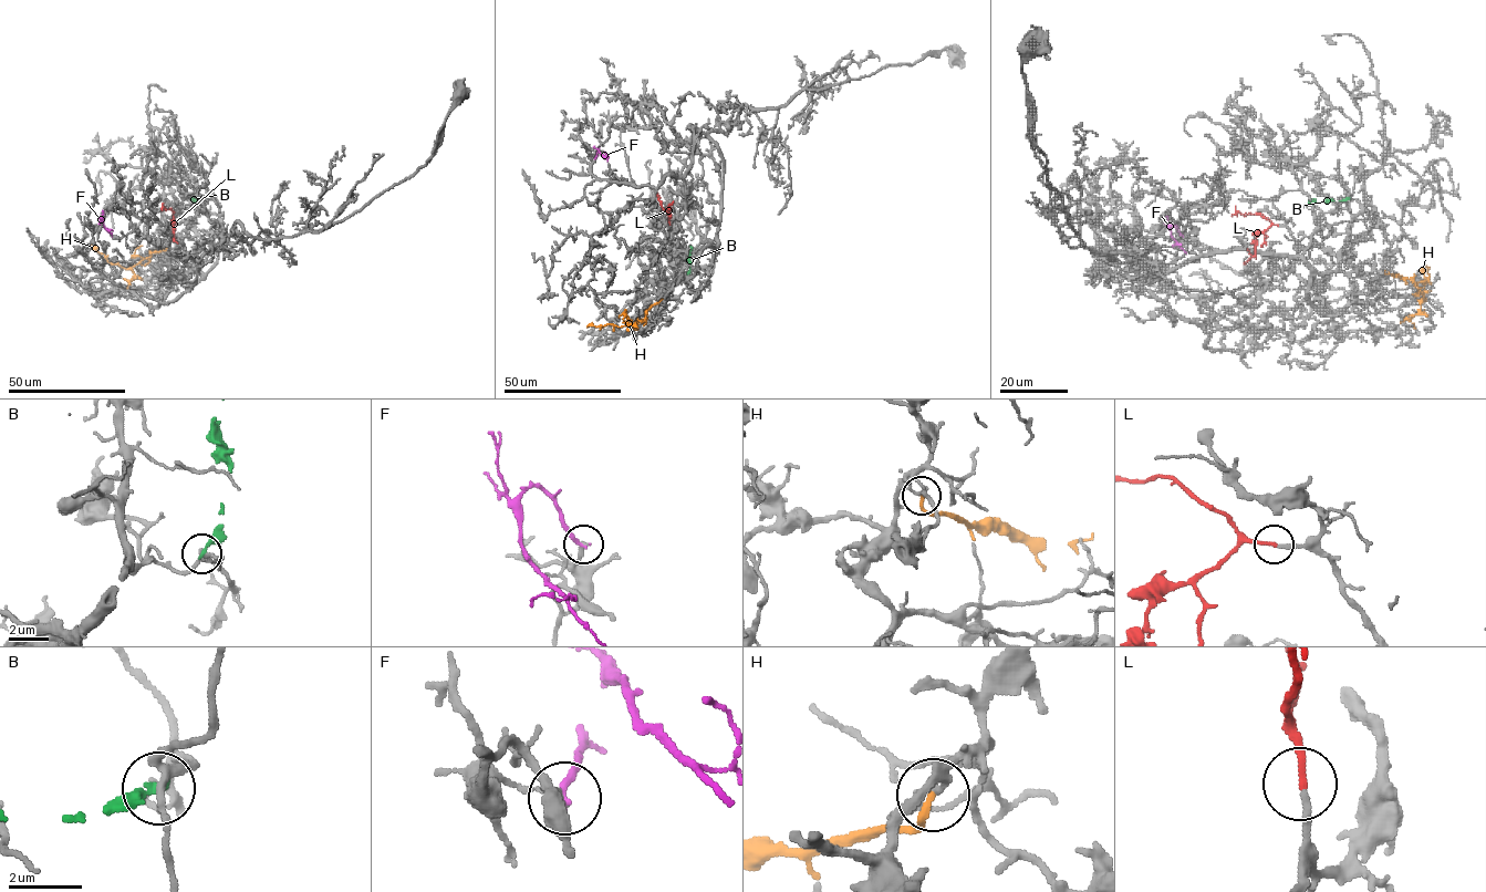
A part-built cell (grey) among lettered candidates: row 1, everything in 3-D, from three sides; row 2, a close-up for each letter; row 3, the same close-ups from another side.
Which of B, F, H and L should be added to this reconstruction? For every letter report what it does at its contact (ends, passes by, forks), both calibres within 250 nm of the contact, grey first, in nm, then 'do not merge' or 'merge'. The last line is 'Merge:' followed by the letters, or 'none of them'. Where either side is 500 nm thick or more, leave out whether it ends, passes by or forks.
B: it ends there; 190 nm thick on the grey side, 240 nm on the other; do not merge
F: it ends there; 200 nm thick on the grey side, 240 nm on the other; do not merge
H: it ends there; 200 nm thick on the grey side, 190 nm on the other; do not merge
L: it ends there; 200 nm thick on the grey side, 200 nm on the other; merge
Merge: L

